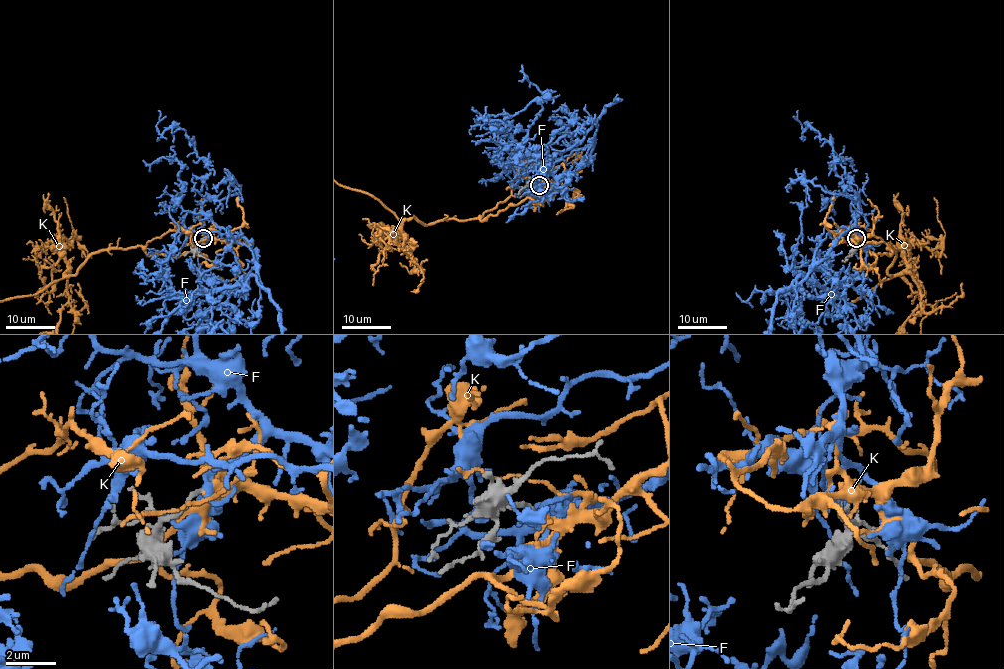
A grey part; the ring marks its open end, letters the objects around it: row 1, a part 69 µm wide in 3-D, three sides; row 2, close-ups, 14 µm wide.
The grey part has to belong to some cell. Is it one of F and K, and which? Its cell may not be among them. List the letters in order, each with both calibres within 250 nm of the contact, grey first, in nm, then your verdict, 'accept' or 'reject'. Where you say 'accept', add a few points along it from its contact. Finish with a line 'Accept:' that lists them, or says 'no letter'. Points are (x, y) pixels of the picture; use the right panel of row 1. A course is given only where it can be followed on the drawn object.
F: calibres 180 and 160 nm; accept
K: calibres 180 and 380 nm; reject
Accept: F

